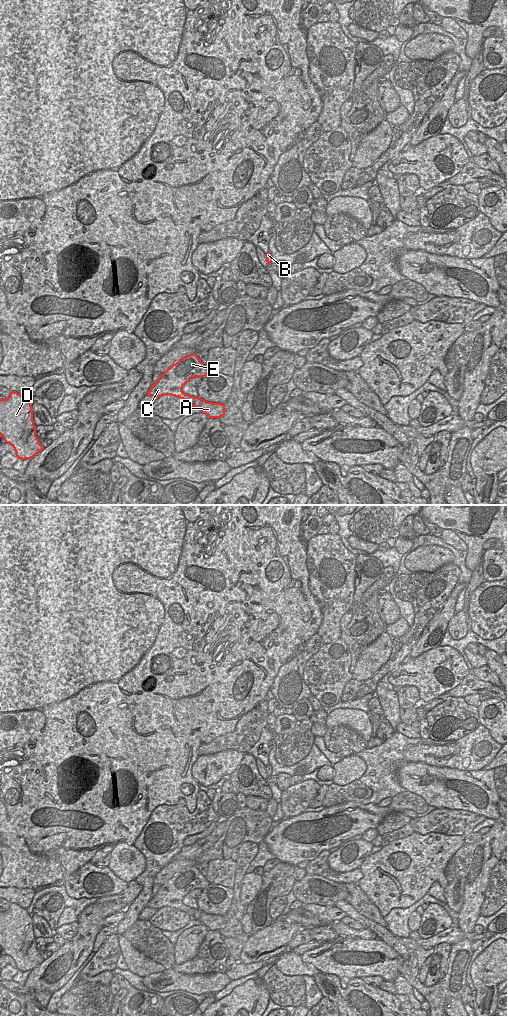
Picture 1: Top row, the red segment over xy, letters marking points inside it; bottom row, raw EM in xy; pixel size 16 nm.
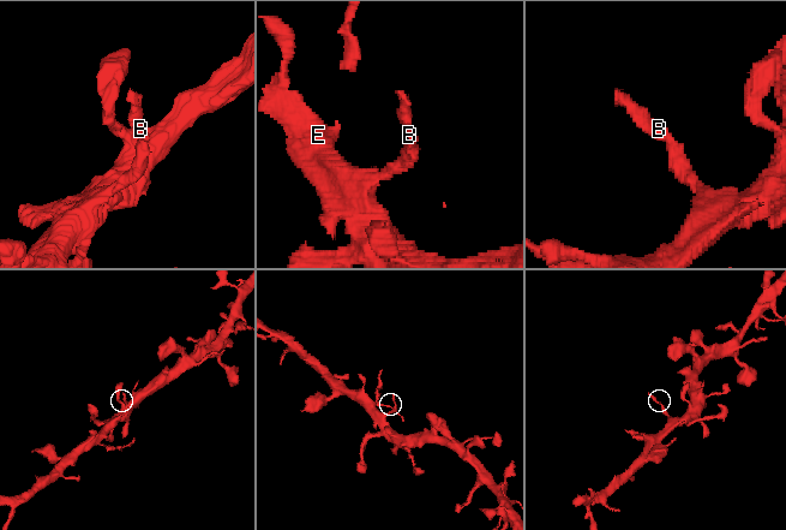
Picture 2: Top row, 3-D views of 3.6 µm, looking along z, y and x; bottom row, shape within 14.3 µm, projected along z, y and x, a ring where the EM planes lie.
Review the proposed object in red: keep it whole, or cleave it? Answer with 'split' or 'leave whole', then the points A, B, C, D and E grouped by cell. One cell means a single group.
split; groups A / B C D E

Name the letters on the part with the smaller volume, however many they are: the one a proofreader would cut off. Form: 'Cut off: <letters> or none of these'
Cut off: A

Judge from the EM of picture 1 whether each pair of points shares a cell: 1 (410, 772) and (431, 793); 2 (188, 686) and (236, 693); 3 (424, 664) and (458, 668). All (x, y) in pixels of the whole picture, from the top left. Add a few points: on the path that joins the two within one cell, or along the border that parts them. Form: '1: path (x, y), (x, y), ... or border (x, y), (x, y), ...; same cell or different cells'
1: path (416, 778), (419, 786), (425, 787); same cell
2: path (200, 686), (224, 686); same cell
3: path (434, 664), (437, 664), (449, 654), (453, 658); same cell

